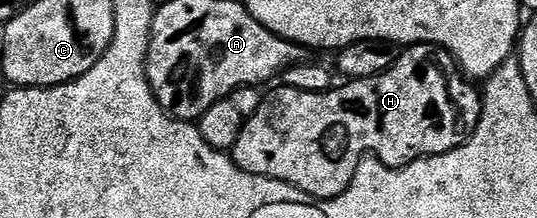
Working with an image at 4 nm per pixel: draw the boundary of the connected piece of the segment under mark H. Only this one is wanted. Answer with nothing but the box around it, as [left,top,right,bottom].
[231,44,482,200]

